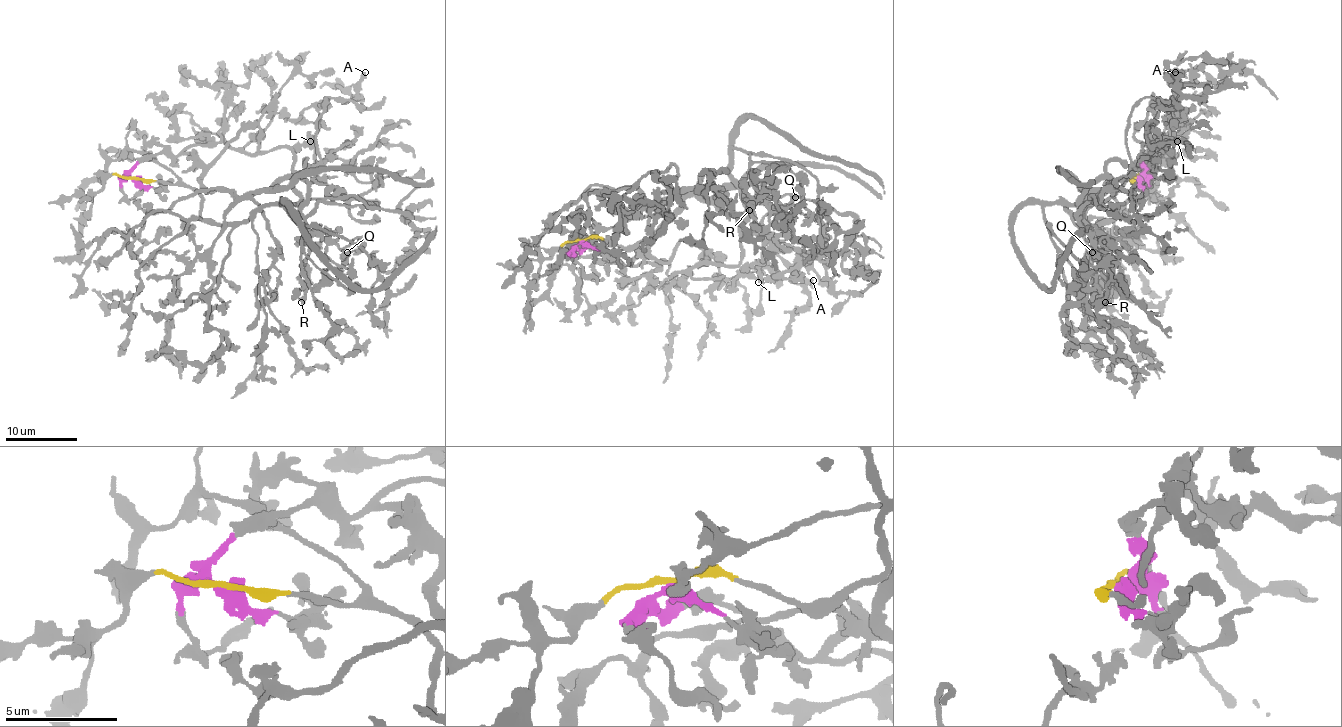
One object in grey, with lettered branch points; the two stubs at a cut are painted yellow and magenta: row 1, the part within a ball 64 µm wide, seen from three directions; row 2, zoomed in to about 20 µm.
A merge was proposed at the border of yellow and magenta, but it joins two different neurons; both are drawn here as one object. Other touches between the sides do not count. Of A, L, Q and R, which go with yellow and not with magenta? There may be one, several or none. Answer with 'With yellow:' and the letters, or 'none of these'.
With yellow: A

